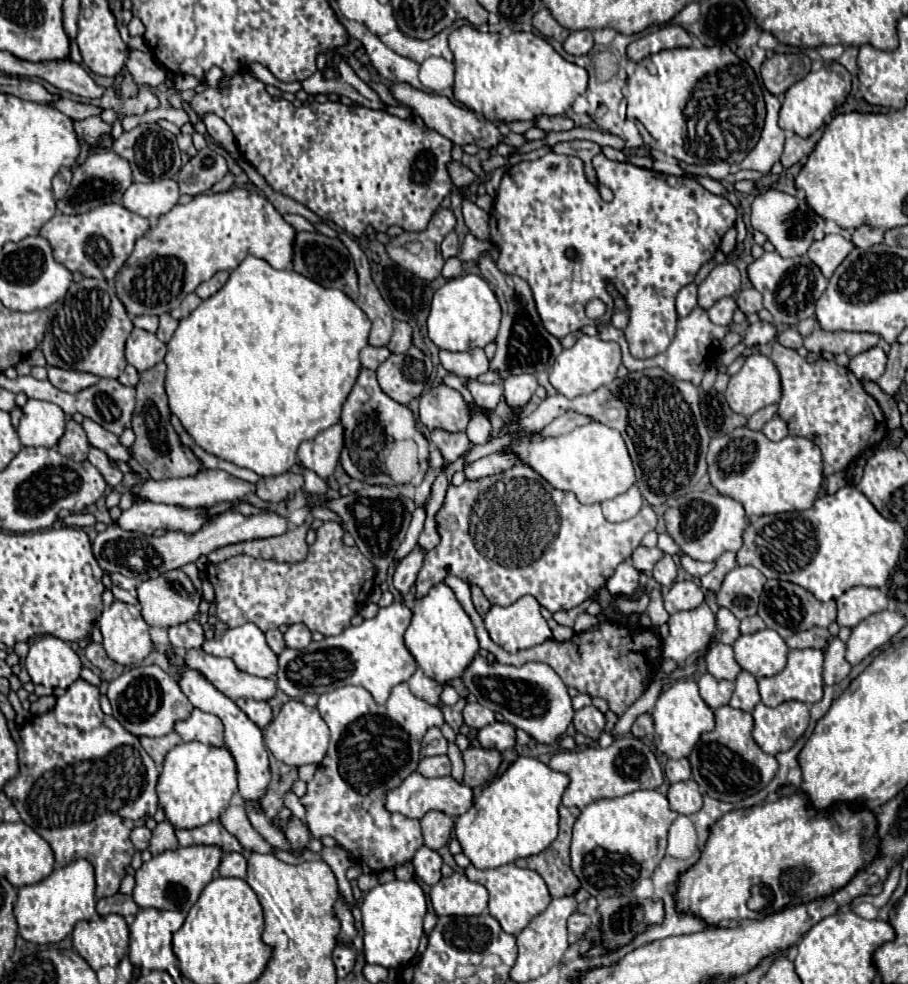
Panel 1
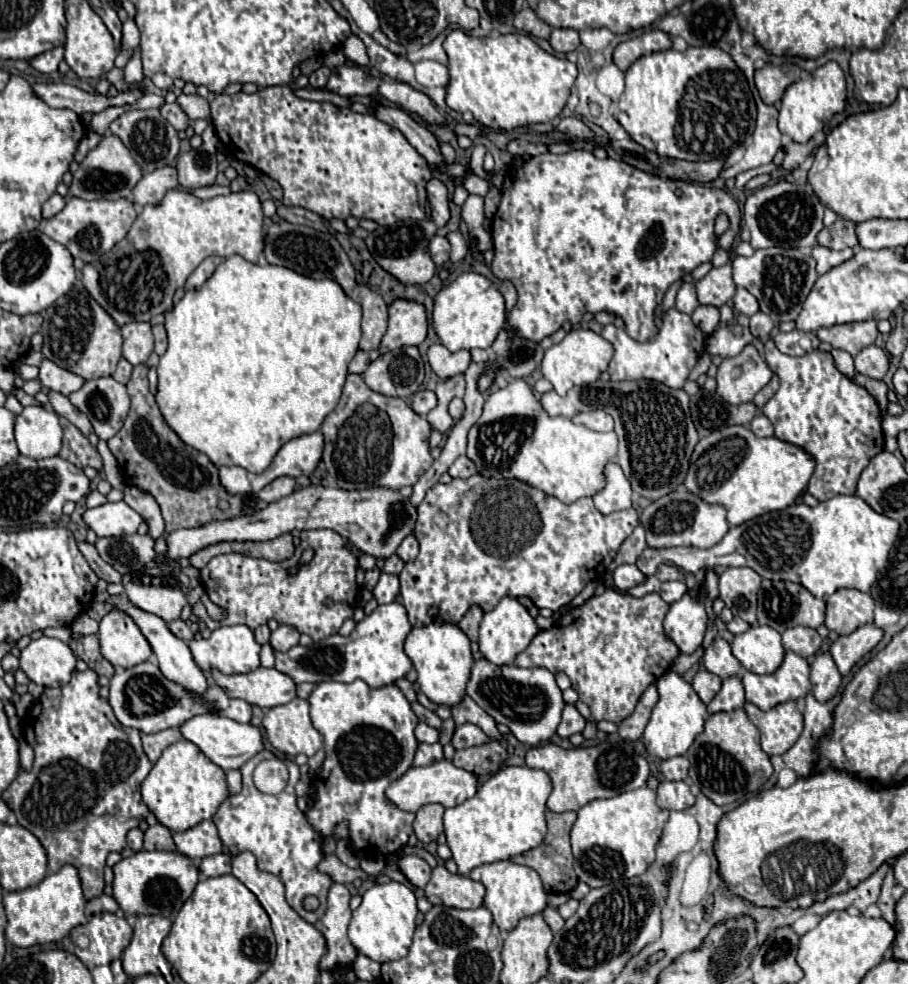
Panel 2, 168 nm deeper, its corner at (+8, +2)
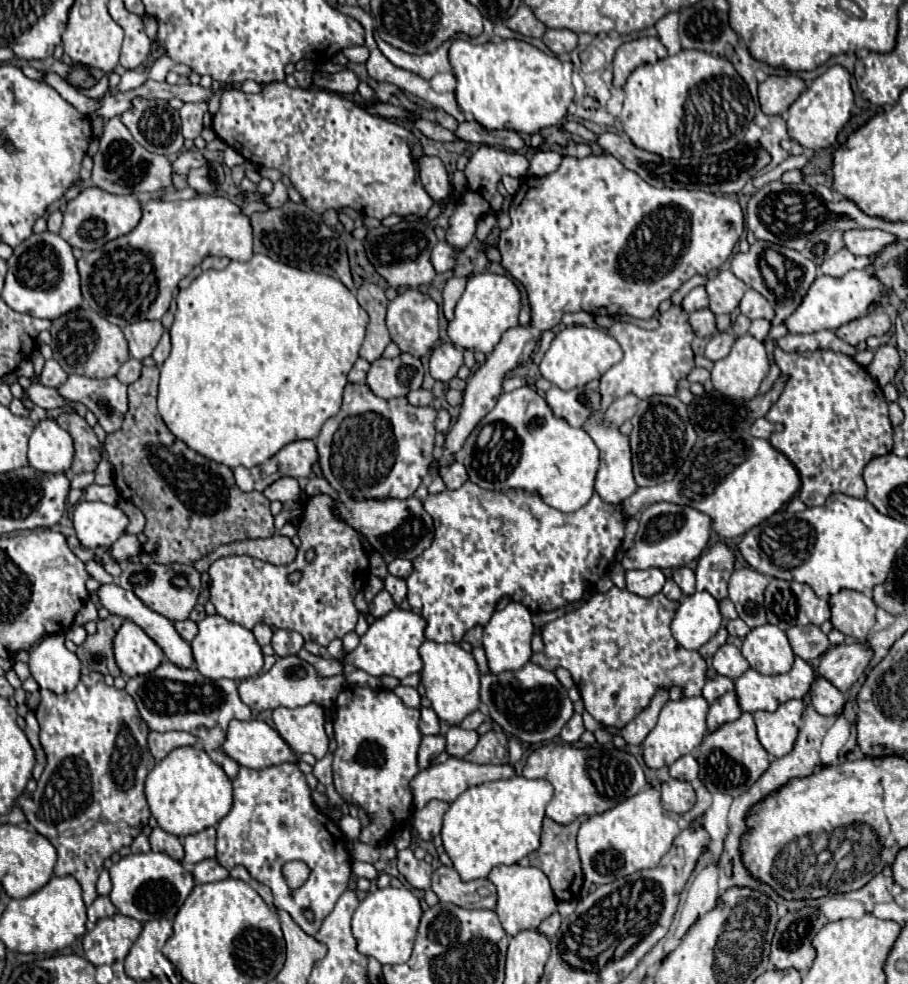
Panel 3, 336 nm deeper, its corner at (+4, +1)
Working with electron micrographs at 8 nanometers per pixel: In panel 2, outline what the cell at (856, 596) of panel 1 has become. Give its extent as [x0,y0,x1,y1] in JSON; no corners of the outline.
[825,588,875,634]

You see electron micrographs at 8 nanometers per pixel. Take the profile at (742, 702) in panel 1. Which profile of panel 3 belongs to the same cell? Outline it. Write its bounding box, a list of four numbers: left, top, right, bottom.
[707,691,741,733]

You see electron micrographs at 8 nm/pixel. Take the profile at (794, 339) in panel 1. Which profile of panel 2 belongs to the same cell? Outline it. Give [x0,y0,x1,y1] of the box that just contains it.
[775,330,819,356]

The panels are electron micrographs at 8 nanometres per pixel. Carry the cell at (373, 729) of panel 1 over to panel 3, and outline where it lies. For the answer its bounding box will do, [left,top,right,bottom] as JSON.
[333,687,419,845]

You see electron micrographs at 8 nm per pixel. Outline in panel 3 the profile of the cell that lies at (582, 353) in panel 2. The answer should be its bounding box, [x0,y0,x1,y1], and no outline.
[541,325,623,389]

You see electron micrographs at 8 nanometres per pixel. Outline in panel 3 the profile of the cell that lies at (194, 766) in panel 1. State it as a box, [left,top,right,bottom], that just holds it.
[145,747,233,837]

